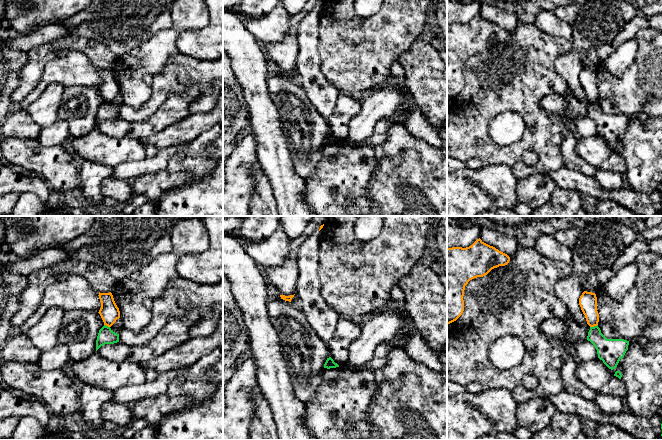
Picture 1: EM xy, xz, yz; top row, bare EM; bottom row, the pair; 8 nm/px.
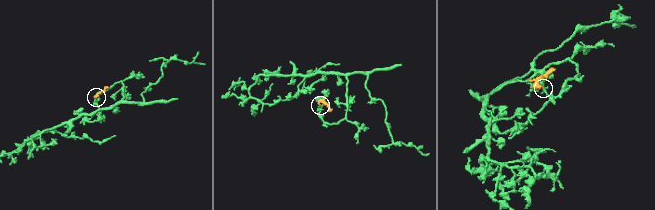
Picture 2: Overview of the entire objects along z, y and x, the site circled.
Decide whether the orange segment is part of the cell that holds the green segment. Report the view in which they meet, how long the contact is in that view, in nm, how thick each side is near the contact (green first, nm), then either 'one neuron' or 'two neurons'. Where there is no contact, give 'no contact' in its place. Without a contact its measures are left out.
meets green in yz; contact 70 nm long; 200 nm thick on the green side, 140 nm on the other; two neurons

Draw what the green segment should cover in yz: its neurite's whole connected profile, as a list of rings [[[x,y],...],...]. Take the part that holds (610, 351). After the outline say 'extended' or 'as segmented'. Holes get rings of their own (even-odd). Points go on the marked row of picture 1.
[[[598,325],[590,327],[587,340],[596,348],[598,358],[611,370],[617,367],[629,345],[629,341],[624,339],[607,339]]] | as segmented

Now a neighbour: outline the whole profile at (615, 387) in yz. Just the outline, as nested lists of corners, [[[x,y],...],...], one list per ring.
[[[613,376],[607,383],[605,383],[600,390],[604,395],[612,395],[626,399],[627,390],[625,384],[616,376]]]

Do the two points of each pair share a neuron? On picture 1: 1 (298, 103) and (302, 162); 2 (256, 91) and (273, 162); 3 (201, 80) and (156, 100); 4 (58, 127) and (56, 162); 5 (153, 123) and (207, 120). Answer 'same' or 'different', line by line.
1: same
2: same
3: same
4: different
5: different

